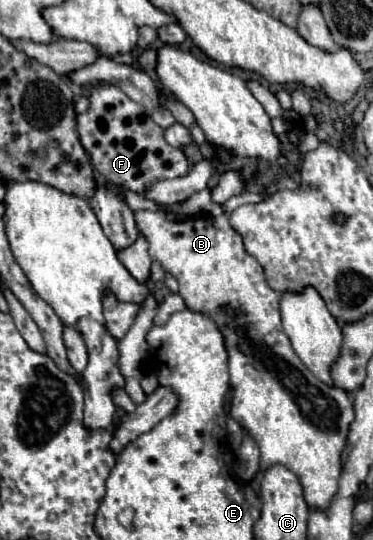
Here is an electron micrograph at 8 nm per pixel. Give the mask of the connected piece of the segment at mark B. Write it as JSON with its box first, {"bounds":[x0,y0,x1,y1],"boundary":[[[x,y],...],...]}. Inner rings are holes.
{"bounds":[134,210,354,512],"boundary":[[[138,210],[134,212],[140,234],[148,240],[150,258],[170,272],[180,284],[180,296],[194,312],[204,312],[216,320],[220,332],[224,332],[226,348],[230,356],[230,388],[232,408],[230,416],[248,430],[260,448],[260,470],[268,470],[274,464],[292,470],[304,486],[304,500],[312,510],[324,512],[332,498],[338,494],[338,482],[342,476],[340,454],[348,446],[348,428],[354,420],[354,408],[348,394],[336,386],[320,382],[296,356],[290,340],[282,332],[280,324],[280,294],[276,294],[264,276],[264,268],[244,250],[242,236],[230,226],[228,216],[218,218],[198,216],[194,220],[170,222],[162,212]]]}

